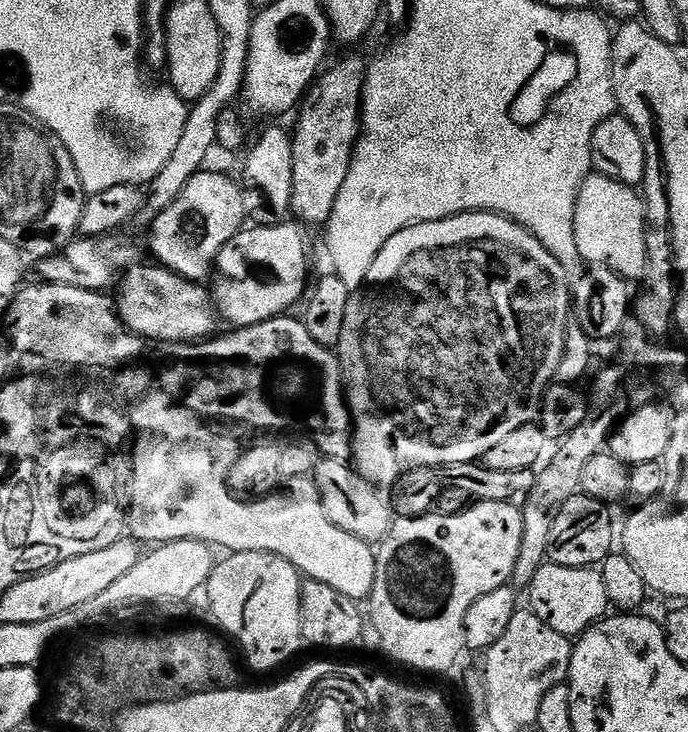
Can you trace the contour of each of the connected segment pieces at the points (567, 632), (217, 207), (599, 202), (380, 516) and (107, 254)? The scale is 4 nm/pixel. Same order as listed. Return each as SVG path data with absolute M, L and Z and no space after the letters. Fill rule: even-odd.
M546 562L534 574L534 582L528 585L526 595L530 603L530 611L550 630L558 630L558 634L569 638L578 638L587 628L598 620L609 615L610 605L606 594L606 582L602 582L602 574L595 567L575 568L574 566L558 566Z
M201 170L150 227L152 252L163 267L182 278L204 282L213 275L216 259L226 242L245 227L244 188L220 172Z
M590 174L582 182L576 213L574 214L574 239L578 241L578 254L585 265L617 272L629 282L643 281L650 271L648 263L648 230L646 227L646 204L635 187L614 182L599 174Z
M322 458L316 466L314 479L326 518L330 518L338 530L346 530L346 534L354 534L373 546L388 537L394 523L392 505L385 497L384 500L380 497L381 489L360 475L351 463Z
M124 234L89 236L73 240L68 245L66 254L47 256L45 260L39 261L39 279L45 284L78 286L82 290L94 290L95 292L115 289L124 273L141 263L139 246L134 241L127 240L126 237L120 235Z

